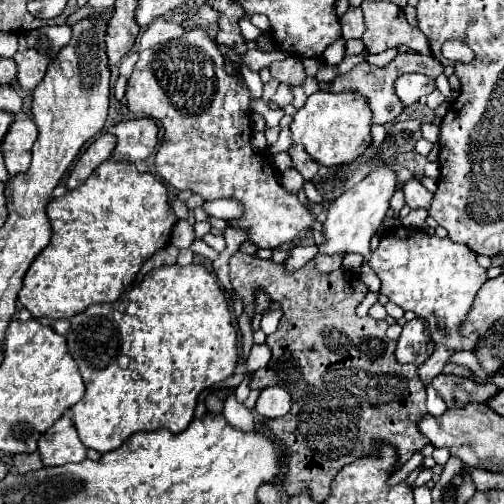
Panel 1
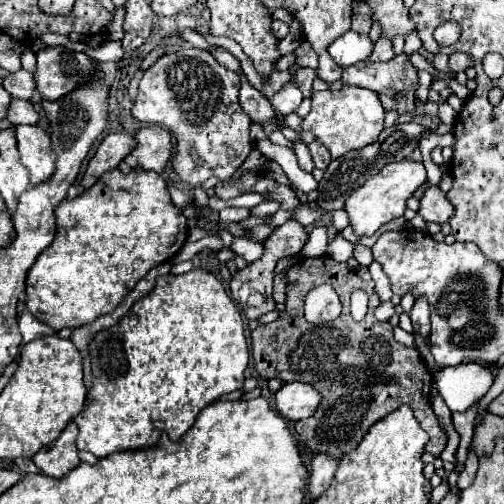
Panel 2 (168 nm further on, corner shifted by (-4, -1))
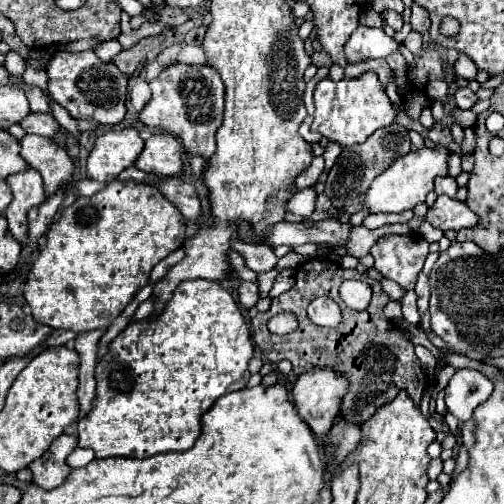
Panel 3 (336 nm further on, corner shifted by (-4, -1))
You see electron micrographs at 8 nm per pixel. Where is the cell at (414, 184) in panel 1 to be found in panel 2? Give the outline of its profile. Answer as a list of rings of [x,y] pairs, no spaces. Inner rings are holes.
[[[428,188],[426,194],[420,200],[420,216],[428,222],[444,224],[454,216],[454,206],[446,198],[446,194],[440,188]]]

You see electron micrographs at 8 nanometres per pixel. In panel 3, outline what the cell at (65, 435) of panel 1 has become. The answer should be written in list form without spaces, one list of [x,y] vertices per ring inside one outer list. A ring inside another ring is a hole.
[[[76,434],[58,436],[58,440],[38,460],[34,460],[28,466],[34,472],[32,482],[42,486],[44,490],[58,488],[72,472],[66,458],[76,446],[78,446],[78,436]]]

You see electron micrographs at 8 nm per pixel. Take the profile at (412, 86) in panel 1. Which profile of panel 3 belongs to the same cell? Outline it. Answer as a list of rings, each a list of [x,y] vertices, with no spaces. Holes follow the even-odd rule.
[[[458,88],[456,94],[454,94],[454,100],[456,100],[458,108],[462,108],[462,110],[470,110],[472,104],[474,104],[478,98],[476,98],[476,94],[474,94],[470,88]]]

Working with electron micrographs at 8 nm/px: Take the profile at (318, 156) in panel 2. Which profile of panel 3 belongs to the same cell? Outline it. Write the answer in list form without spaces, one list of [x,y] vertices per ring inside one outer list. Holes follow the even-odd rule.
[[[330,142],[328,146],[326,146],[326,150],[324,150],[324,162],[326,162],[326,168],[324,170],[330,170],[332,166],[334,166],[334,162],[336,162],[336,158],[338,158],[338,154],[342,152],[342,148],[336,144],[336,142]]]

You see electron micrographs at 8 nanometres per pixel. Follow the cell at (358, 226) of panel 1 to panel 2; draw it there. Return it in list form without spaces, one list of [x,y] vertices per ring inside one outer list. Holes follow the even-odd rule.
[[[402,160],[382,168],[374,178],[370,178],[364,186],[360,186],[348,200],[346,212],[350,216],[350,224],[358,236],[374,234],[384,222],[398,218],[406,210],[406,200],[426,182],[426,168],[422,162],[416,160]]]

